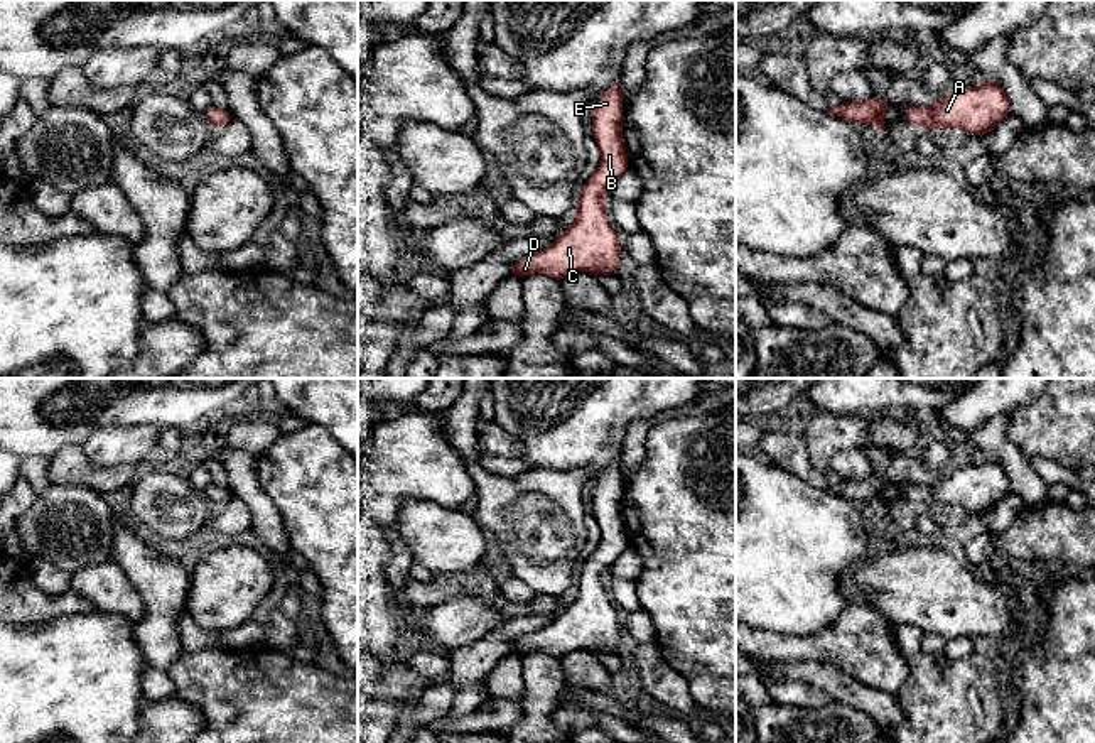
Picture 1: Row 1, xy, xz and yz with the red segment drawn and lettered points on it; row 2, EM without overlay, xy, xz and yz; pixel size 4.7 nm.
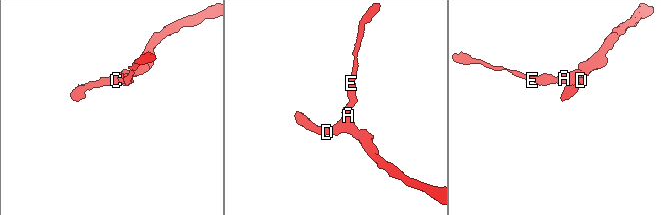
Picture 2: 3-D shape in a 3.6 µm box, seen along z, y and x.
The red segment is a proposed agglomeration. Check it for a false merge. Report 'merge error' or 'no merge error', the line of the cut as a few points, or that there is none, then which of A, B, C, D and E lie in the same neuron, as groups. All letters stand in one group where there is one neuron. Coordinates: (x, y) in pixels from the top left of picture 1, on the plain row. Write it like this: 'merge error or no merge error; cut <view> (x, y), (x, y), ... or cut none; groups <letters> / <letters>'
no merge error; cut none; groups A B C D E

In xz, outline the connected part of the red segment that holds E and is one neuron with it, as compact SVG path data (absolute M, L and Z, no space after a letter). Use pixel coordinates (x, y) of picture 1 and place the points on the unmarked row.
M621 458L611 463L594 481L592 513L601 530L601 544L579 567L579 594L545 628L518 637L510 654L525 657L530 652L565 659L574 650L618 652L621 621L607 596L606 569L629 547L623 518Z

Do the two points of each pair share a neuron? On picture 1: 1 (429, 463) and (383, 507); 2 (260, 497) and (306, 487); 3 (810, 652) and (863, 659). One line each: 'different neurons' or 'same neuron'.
1: same neuron
2: different neurons
3: same neuron

